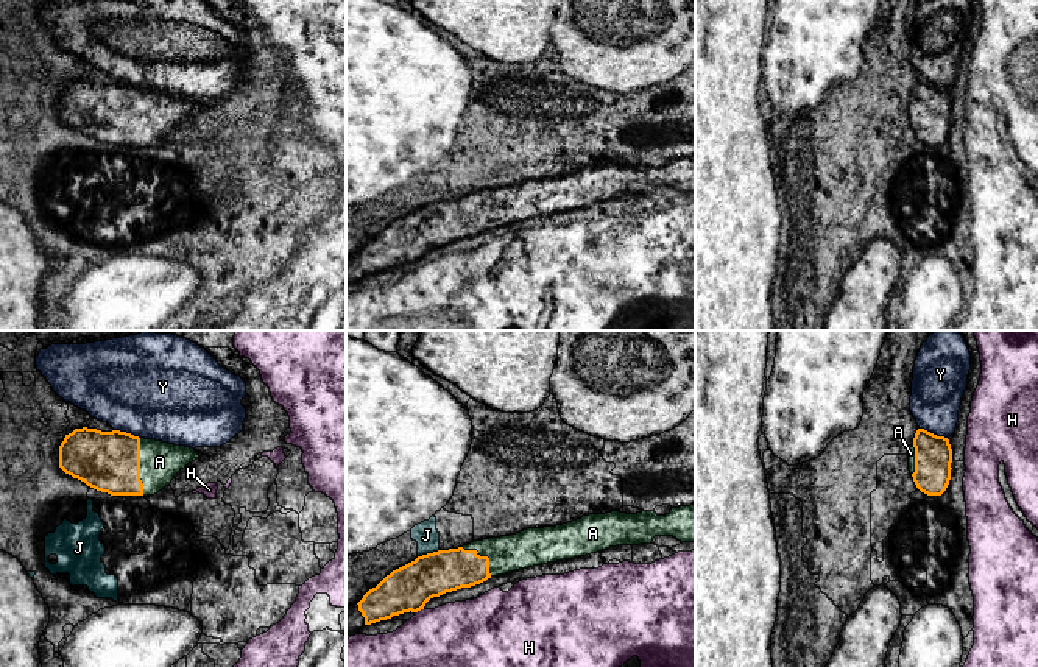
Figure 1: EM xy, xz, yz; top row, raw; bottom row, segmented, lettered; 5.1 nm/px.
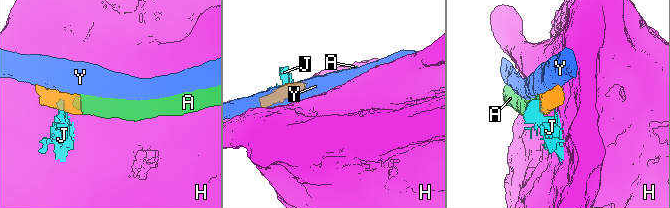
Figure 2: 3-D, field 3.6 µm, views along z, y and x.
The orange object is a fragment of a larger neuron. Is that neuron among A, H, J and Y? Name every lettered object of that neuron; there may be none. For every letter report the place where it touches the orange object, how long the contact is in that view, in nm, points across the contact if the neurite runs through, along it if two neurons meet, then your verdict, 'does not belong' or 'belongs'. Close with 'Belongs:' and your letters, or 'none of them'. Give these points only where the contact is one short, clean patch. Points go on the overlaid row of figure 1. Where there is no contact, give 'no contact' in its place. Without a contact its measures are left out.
A: contact xy (139, 466); length 300 nm; way xy (109, 462), (139, 466), (159, 462); belongs
H: contact xz (418, 610); length 50 nm; border xz (423, 608), (415, 613); does not belong
J: contact xz (427, 554); length 120 nm; border xz (438, 549), (418, 557); does not belong
Y: contact yz (932, 434); length 160 nm; does not belong
Belongs: A

